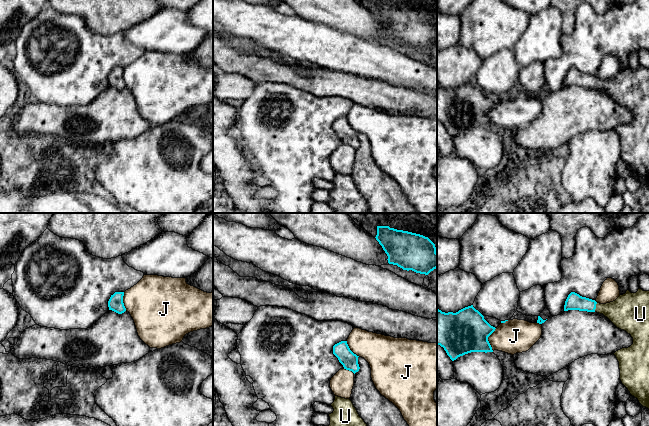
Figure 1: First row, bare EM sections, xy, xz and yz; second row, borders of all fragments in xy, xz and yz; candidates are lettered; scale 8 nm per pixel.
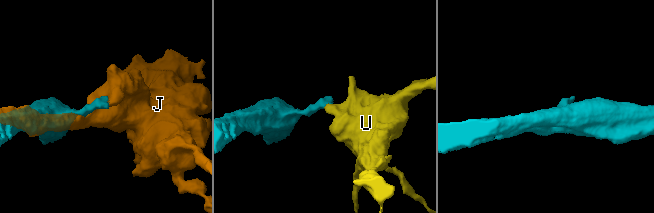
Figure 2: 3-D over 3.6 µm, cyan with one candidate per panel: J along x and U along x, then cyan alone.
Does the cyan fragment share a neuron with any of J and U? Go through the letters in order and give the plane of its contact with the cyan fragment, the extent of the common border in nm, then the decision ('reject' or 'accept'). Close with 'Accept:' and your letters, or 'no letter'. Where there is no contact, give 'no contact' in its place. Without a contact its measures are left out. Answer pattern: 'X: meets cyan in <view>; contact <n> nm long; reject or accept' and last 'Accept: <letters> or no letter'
J: meets cyan in yz; contact 190 nm long; reject
U: meets cyan in yz; contact 80 nm long; accept
Accept: U

